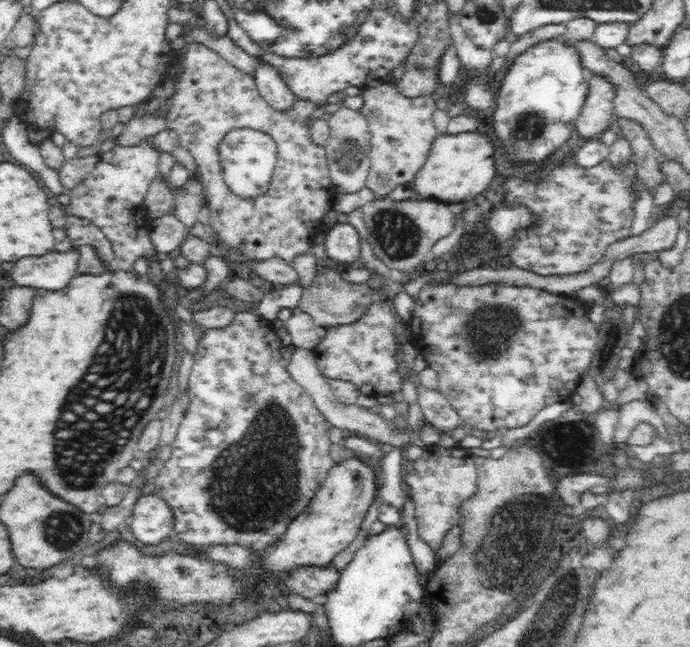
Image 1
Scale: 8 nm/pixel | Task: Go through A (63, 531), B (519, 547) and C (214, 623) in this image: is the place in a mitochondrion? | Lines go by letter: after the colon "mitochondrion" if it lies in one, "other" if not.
A: mitochondrion
B: mitochondrion
C: other

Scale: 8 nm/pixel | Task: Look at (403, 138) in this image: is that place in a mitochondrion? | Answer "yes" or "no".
no

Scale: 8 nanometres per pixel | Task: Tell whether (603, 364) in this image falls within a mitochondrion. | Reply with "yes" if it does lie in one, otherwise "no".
yes

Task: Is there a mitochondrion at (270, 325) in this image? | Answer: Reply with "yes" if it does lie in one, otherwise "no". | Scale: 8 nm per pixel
no

